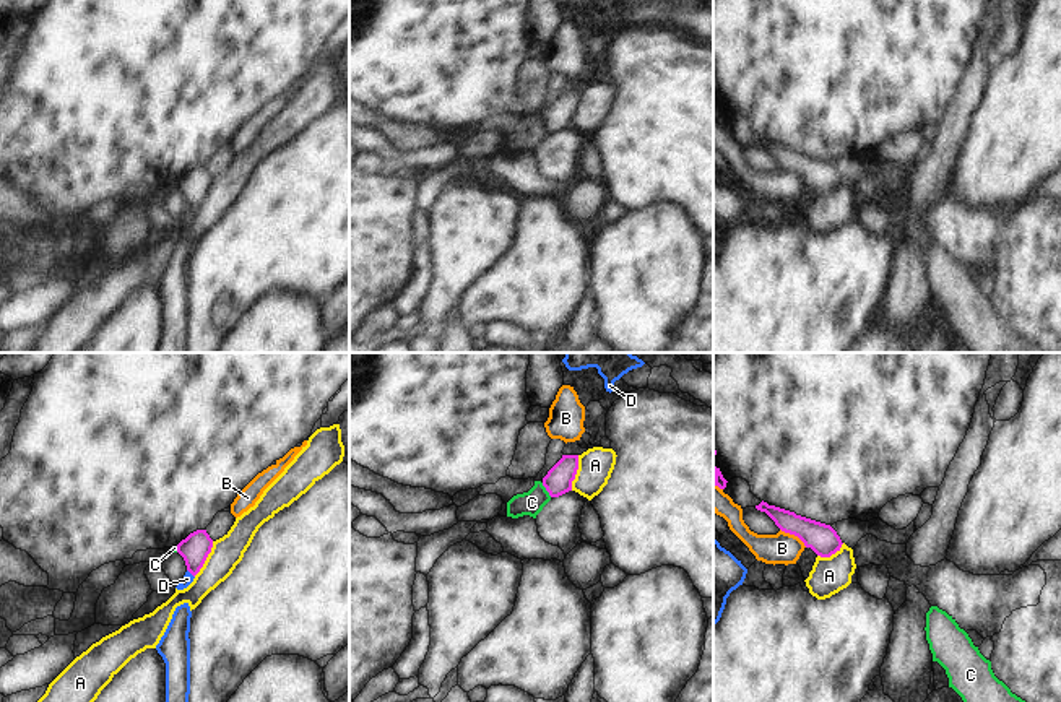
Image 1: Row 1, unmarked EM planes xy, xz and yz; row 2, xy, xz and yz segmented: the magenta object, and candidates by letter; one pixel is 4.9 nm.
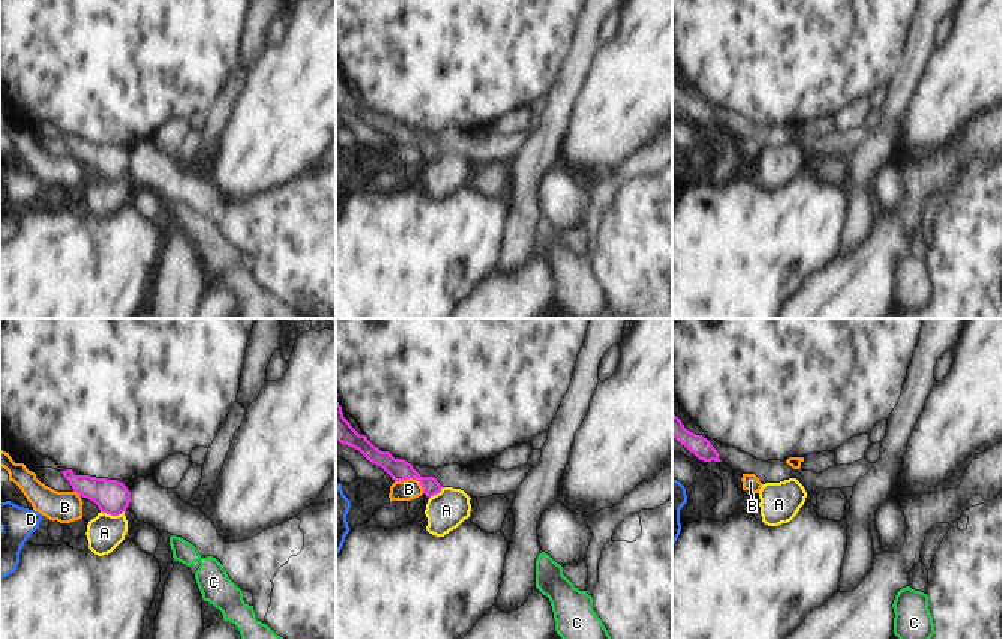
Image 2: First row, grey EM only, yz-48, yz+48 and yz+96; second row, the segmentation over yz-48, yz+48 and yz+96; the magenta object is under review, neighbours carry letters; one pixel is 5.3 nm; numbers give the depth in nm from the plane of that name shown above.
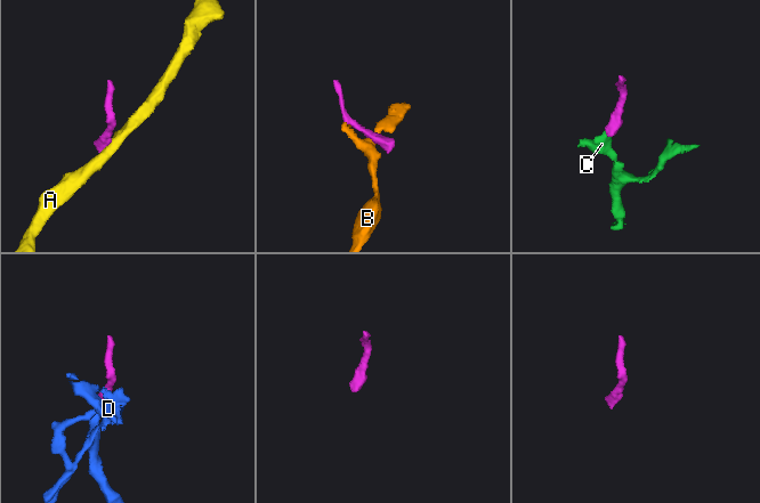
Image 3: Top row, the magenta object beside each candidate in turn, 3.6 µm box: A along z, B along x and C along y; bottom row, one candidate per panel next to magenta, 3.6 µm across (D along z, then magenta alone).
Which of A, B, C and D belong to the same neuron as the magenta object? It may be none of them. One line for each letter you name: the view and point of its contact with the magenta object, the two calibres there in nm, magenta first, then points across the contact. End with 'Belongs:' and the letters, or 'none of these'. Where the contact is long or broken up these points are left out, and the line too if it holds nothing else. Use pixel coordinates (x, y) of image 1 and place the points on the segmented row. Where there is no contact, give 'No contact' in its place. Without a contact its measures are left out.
D: Touches magenta at xy (190, 572). Thickness 140 nm (magenta) against 50 nm. Path across: xy (195, 548), (190, 572), (187, 579)
Belongs: D.

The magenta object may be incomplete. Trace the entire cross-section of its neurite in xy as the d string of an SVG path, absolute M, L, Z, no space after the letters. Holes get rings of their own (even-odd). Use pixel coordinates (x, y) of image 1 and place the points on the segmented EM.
M197 530L177 544L177 552L184 557L187 566L184 578L175 587L177 590L184 590L193 582L195 575L200 572L208 554L211 552L211 548L213 540L206 530Z

